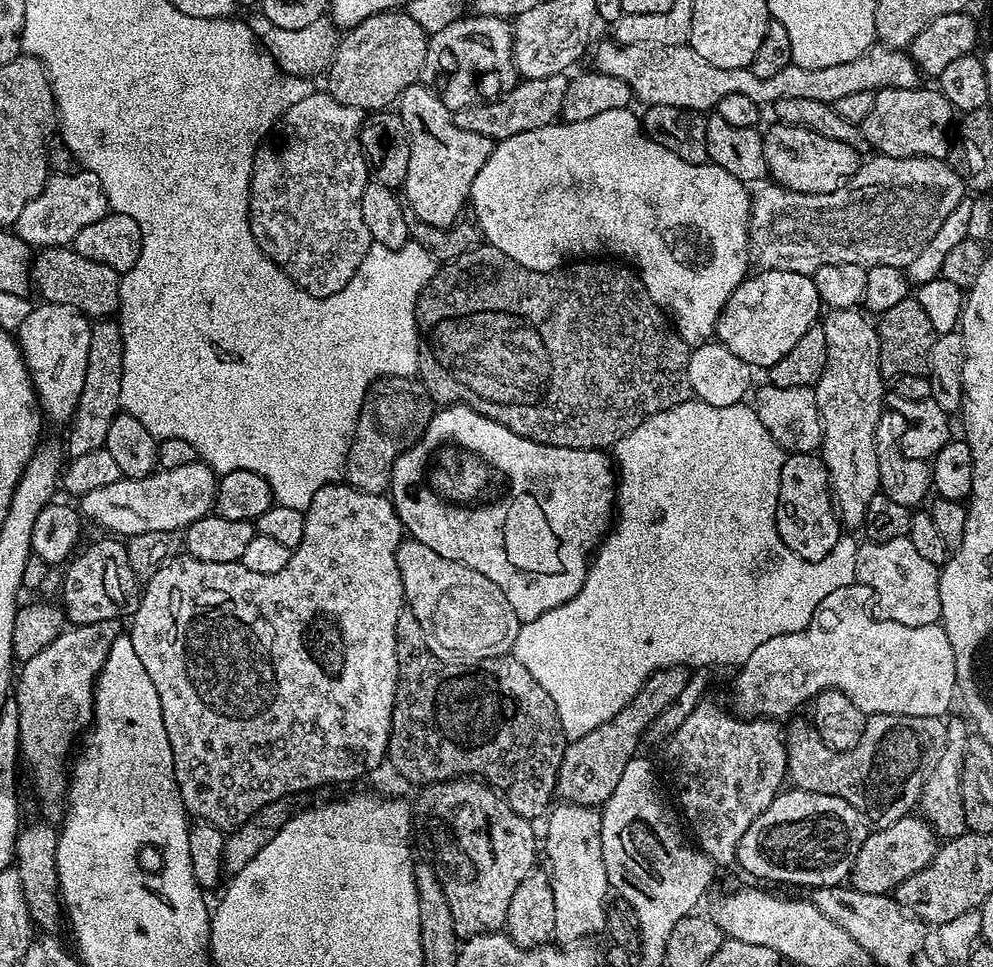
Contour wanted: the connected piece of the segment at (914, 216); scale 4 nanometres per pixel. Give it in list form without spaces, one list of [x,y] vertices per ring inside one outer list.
[[[879,154],[871,157],[873,160],[863,165],[860,171],[852,177],[850,183],[838,190],[834,190],[830,194],[802,194],[801,192],[791,192],[789,188],[783,188],[781,184],[775,182],[764,182],[759,185],[760,188],[751,193],[752,209],[750,210],[750,218],[748,219],[748,246],[751,255],[760,263],[761,269],[767,270],[786,270],[787,272],[803,272],[811,274],[818,271],[822,266],[834,266],[835,264],[857,264],[863,268],[870,269],[876,266],[894,266],[901,269],[907,269],[910,262],[914,262],[914,258],[918,258],[918,254],[922,254],[922,246],[926,246],[926,242],[936,233],[938,226],[946,218],[950,218],[950,214],[954,210],[954,206],[958,206],[966,198],[966,181],[964,177],[959,176],[952,169],[952,165],[947,159],[935,160],[933,156],[911,156],[910,158],[890,158],[889,156],[881,156]]]

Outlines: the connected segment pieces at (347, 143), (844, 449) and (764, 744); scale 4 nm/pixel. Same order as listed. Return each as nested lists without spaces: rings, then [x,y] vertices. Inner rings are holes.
[[[318,90],[310,94],[310,98],[302,98],[302,102],[294,102],[290,110],[286,110],[276,125],[272,127],[266,139],[256,149],[254,166],[252,167],[252,185],[248,199],[248,221],[250,230],[258,242],[258,246],[266,255],[279,266],[302,290],[311,296],[333,296],[338,294],[352,281],[356,271],[362,266],[362,258],[366,258],[368,248],[374,243],[370,230],[362,218],[362,190],[370,182],[368,163],[364,161],[362,146],[360,145],[360,128],[364,125],[365,113],[359,112],[354,106],[346,106],[333,98],[327,90]]]
[[[834,308],[827,315],[822,320],[826,334],[826,370],[814,386],[824,425],[818,455],[828,471],[832,503],[836,505],[841,525],[845,529],[856,530],[864,523],[870,498],[880,492],[876,427],[881,412],[886,408],[886,377],[880,371],[880,334],[873,321],[871,324],[867,320],[869,317],[856,308]]]
[[[705,698],[701,700],[698,706],[694,706],[694,710],[685,718],[682,726],[678,726],[678,730],[674,730],[674,734],[668,737],[662,751],[664,751],[665,758],[668,759],[668,768],[672,771],[672,784],[676,787],[677,798],[680,799],[680,804],[678,803],[679,811],[682,813],[690,832],[690,827],[692,827],[693,833],[691,832],[691,835],[694,837],[695,843],[701,852],[704,852],[712,859],[713,865],[730,864],[732,866],[736,864],[738,842],[742,842],[742,834],[746,834],[746,830],[750,830],[754,818],[758,818],[758,814],[762,814],[762,810],[766,810],[766,806],[770,806],[770,802],[774,802],[774,798],[780,795],[782,789],[785,787],[788,775],[788,749],[785,744],[785,733],[782,731],[782,728],[776,725],[779,723],[775,719],[741,718],[729,711],[727,707],[724,709],[720,704],[711,704],[710,700]]]

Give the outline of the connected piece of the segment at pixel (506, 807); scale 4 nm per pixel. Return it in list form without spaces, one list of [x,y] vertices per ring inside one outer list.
[[[453,778],[450,780],[438,780],[438,781],[431,783],[431,784],[423,785],[423,787],[421,787],[419,789],[419,792],[420,792],[420,797],[417,798],[417,800],[416,800],[417,805],[415,804],[415,807],[418,809],[418,812],[419,812],[418,807],[420,807],[420,812],[422,815],[424,815],[424,824],[426,827],[429,828],[430,831],[432,831],[432,844],[434,847],[436,847],[436,849],[433,850],[432,857],[430,857],[430,860],[431,860],[431,863],[435,867],[436,877],[438,878],[438,882],[442,886],[442,894],[446,894],[446,906],[450,906],[450,918],[454,922],[454,930],[456,931],[457,937],[467,938],[470,936],[482,936],[486,932],[499,932],[499,931],[501,931],[501,929],[503,929],[505,927],[504,924],[506,922],[507,911],[508,911],[509,905],[510,905],[510,898],[513,897],[514,890],[517,890],[518,884],[520,882],[522,882],[522,880],[524,878],[531,875],[531,873],[537,867],[536,852],[537,852],[537,856],[538,856],[538,832],[537,832],[537,836],[536,836],[535,830],[532,829],[531,826],[528,825],[527,822],[524,821],[523,818],[519,816],[519,814],[521,815],[521,813],[519,811],[517,811],[517,809],[515,807],[513,807],[513,805],[507,804],[507,802],[505,802],[503,796],[501,796],[500,793],[496,791],[496,789],[488,787],[488,785],[485,784],[484,781],[479,778]]]

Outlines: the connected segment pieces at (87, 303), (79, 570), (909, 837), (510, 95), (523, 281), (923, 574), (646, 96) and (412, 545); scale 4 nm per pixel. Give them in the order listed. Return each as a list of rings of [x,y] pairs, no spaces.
[[[68,246],[39,249],[30,268],[30,280],[35,291],[36,288],[40,291],[41,301],[74,306],[74,310],[89,318],[112,318],[117,315],[120,306],[120,277],[121,273],[114,271],[110,266],[102,266],[102,262],[90,262],[90,258],[82,258],[82,254],[78,254]]]
[[[120,538],[108,539],[112,540],[96,540],[85,548],[83,545],[63,569],[65,572],[62,607],[69,625],[115,620],[123,617],[124,611],[127,613],[135,609],[140,599],[142,588],[134,570],[130,570],[127,543]]]
[[[916,814],[903,816],[898,822],[885,828],[869,831],[852,863],[851,887],[857,888],[862,894],[887,896],[895,893],[896,887],[906,878],[930,863],[937,849],[938,837],[932,825]]]
[[[562,72],[550,74],[550,78],[521,79],[504,95],[457,108],[452,117],[458,130],[470,130],[470,134],[482,134],[494,142],[514,138],[514,134],[538,130],[559,117],[568,82],[569,77]]]
[[[484,242],[479,248],[437,267],[428,285],[421,290],[416,303],[416,326],[420,330],[422,341],[418,380],[424,383],[423,391],[435,403],[437,400],[437,405],[466,404],[478,414],[506,426],[506,430],[546,446],[608,450],[646,418],[693,399],[688,377],[689,344],[680,337],[679,331],[664,309],[657,306],[654,298],[650,298],[639,275],[631,267],[620,262],[588,258],[583,262],[572,262],[565,267],[555,268],[552,272],[539,272],[514,262],[514,258],[502,254],[502,250]]]
[[[907,536],[890,538],[890,542],[868,540],[861,543],[856,549],[854,570],[857,581],[874,597],[874,608],[876,600],[879,619],[902,622],[902,626],[926,626],[939,621],[940,573],[937,565],[926,562]]]
[[[608,38],[596,48],[594,68],[626,81],[632,87],[633,97],[641,100],[641,105],[674,106],[701,114],[715,109],[716,104],[729,94],[746,94],[746,98],[754,98],[754,102],[761,106],[775,105],[782,98],[811,98],[814,102],[834,106],[838,98],[846,98],[846,94],[876,92],[881,88],[918,88],[922,84],[922,73],[907,51],[883,46],[867,48],[858,58],[838,66],[803,68],[790,63],[786,70],[778,70],[778,74],[773,74],[771,78],[758,78],[751,67],[710,66],[710,62],[698,58],[696,51],[687,44],[673,48],[621,46],[615,39]]]
[[[411,538],[400,541],[396,557],[407,607],[412,609],[418,626],[422,626],[428,649],[434,655],[454,664],[469,665],[511,653],[522,622],[514,614],[514,606],[506,602],[506,594],[490,578],[462,562],[434,554],[430,546]]]

